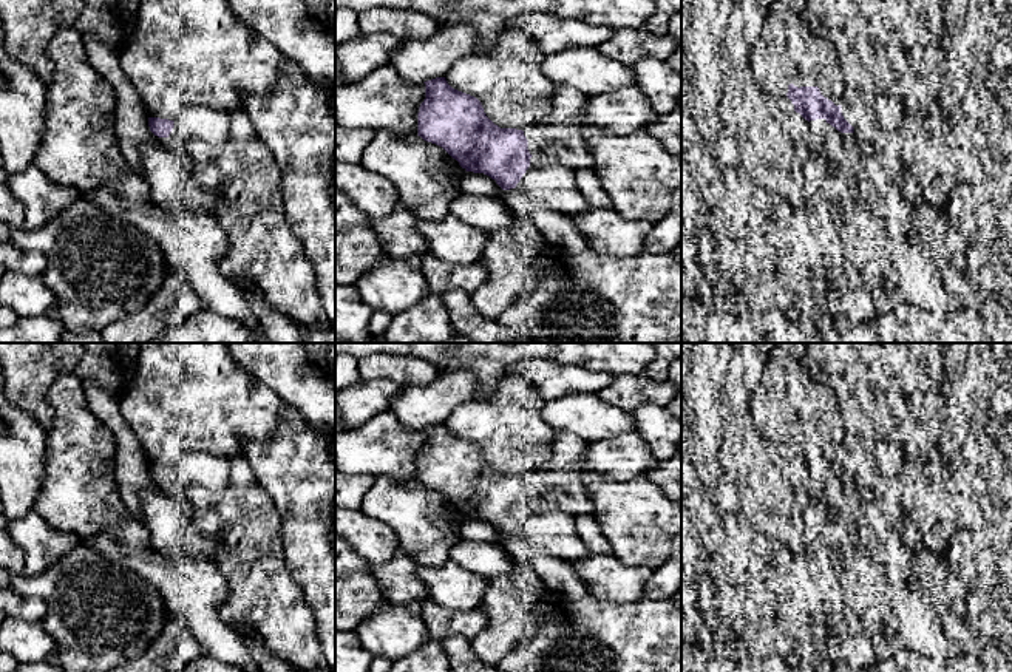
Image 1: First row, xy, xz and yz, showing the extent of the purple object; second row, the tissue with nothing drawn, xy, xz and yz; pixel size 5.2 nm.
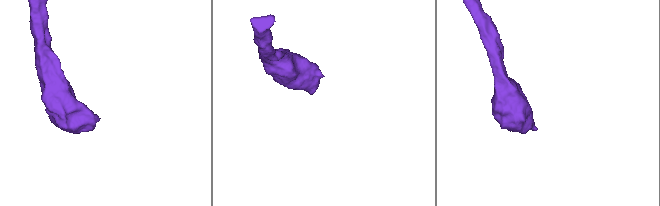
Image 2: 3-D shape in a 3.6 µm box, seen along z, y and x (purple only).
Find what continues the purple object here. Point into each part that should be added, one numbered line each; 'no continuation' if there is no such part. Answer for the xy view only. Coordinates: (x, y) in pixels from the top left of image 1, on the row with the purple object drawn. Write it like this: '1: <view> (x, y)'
1: xy (193, 122)

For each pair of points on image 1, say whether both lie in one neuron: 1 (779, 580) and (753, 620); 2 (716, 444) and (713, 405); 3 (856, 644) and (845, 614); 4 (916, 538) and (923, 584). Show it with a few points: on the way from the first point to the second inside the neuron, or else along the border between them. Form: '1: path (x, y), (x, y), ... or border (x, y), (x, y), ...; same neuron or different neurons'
1: border (765, 583), (774, 597), (774, 603), (785, 614); different neurons
2: path (713, 434), (713, 414); same neuron
3: path (848, 637), (845, 634), (845, 621); same neuron
4: border (927, 549), (915, 553); different neurons

